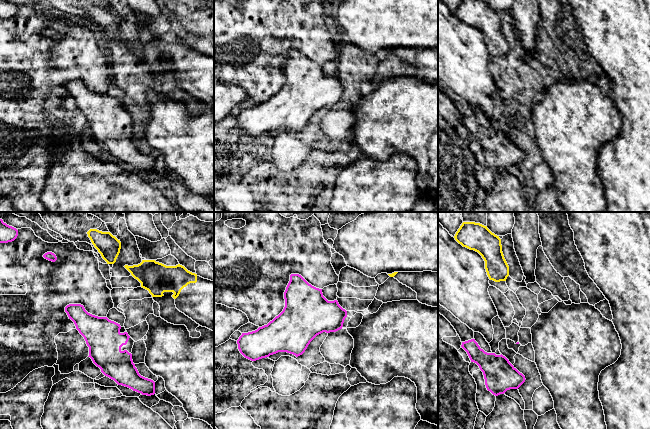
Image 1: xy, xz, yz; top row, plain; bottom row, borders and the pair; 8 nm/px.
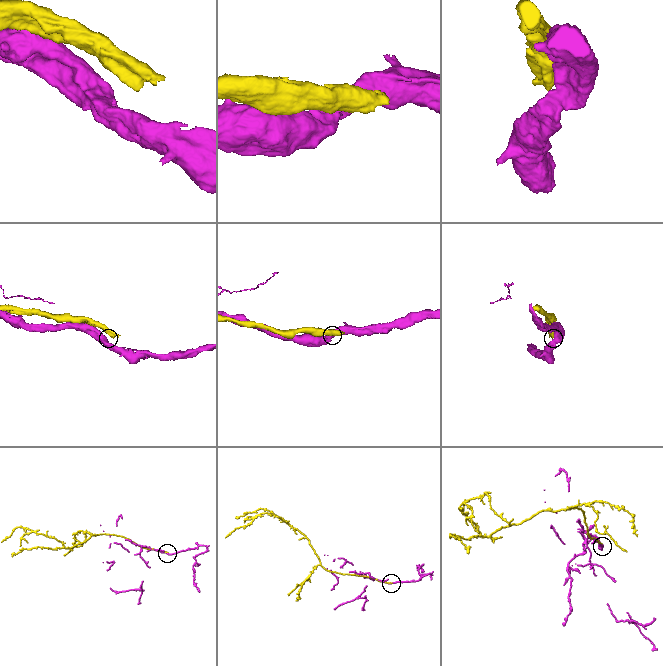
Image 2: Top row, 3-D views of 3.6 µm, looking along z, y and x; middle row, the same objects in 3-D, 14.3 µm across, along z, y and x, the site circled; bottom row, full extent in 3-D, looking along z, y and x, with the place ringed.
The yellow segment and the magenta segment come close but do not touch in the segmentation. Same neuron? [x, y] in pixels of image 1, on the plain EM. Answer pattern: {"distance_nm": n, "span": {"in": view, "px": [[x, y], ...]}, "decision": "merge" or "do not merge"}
{"distance_nm": 300, "span": {"in": "xy", "px": [[88, 12], [55, 31]]}, "decision": "do not merge"}

